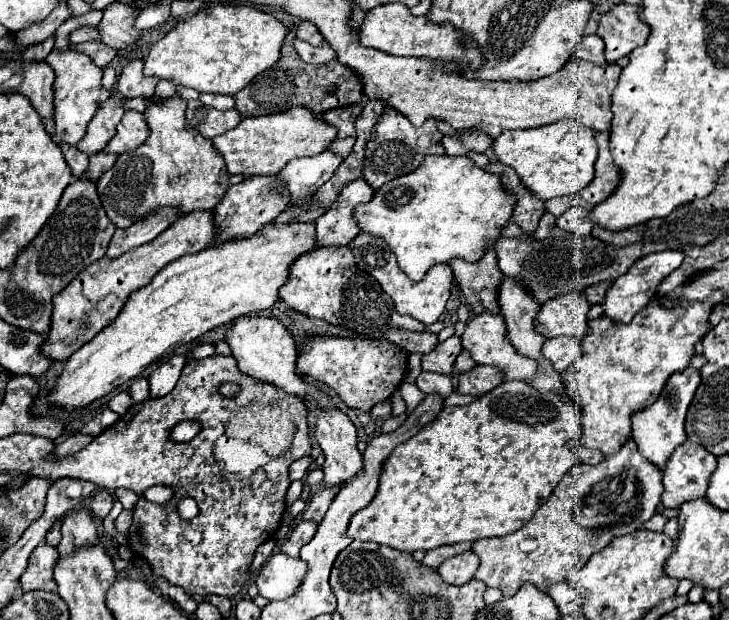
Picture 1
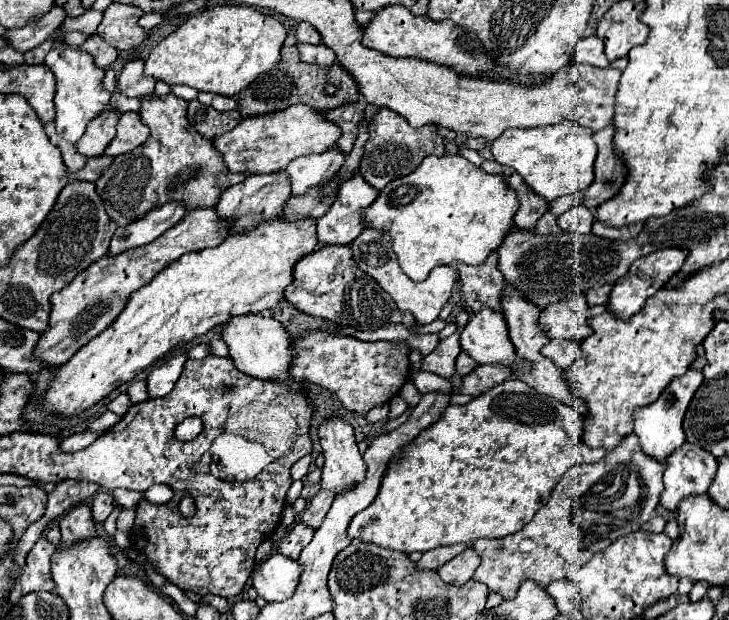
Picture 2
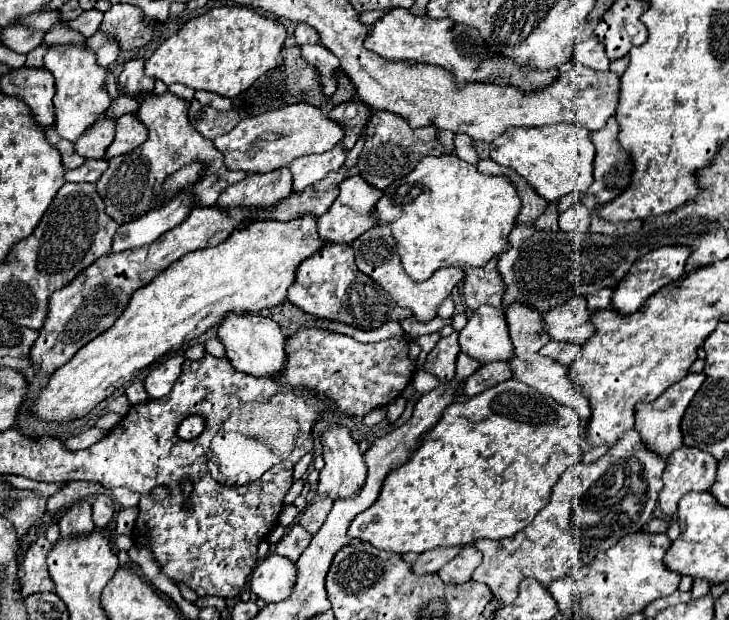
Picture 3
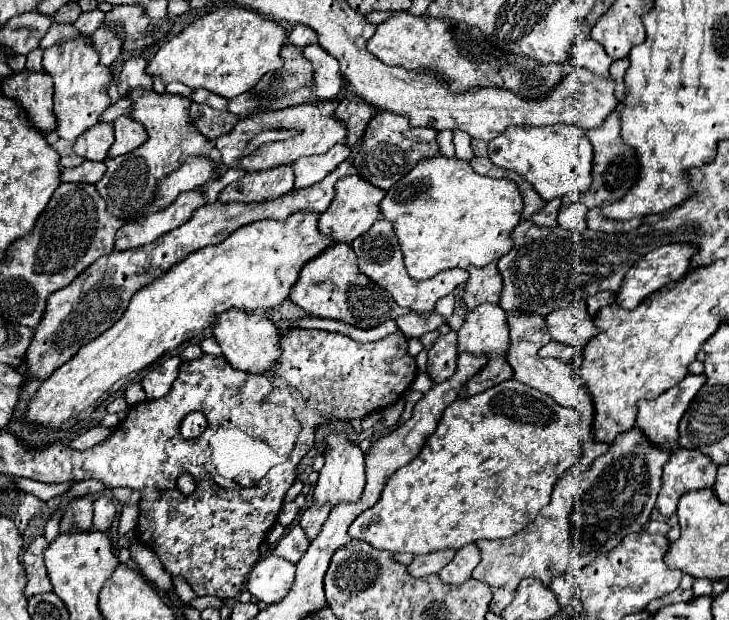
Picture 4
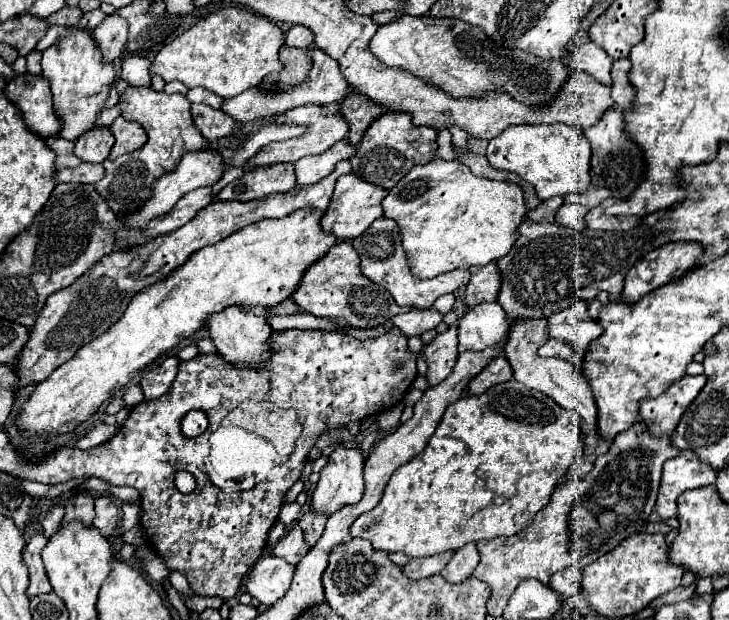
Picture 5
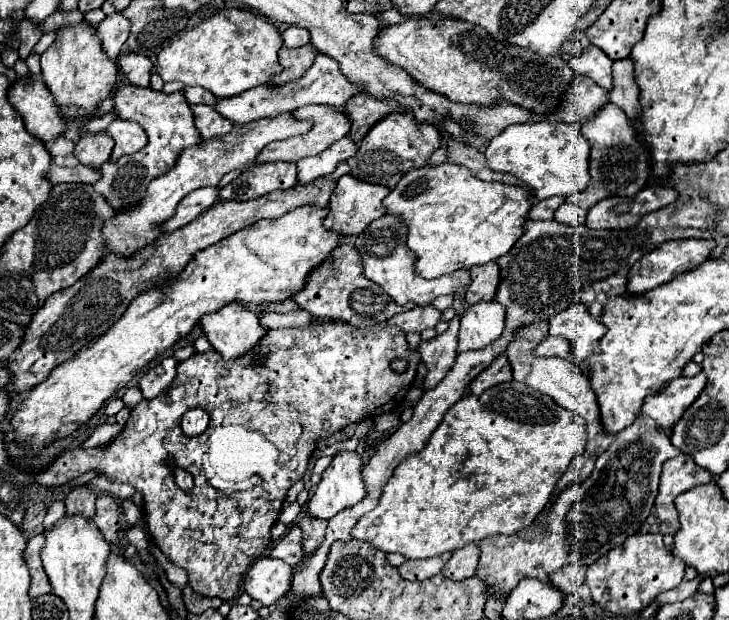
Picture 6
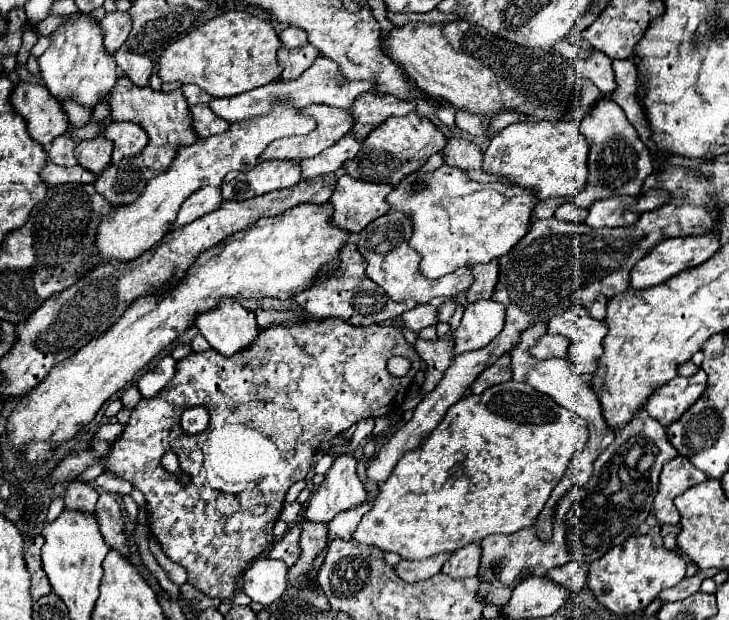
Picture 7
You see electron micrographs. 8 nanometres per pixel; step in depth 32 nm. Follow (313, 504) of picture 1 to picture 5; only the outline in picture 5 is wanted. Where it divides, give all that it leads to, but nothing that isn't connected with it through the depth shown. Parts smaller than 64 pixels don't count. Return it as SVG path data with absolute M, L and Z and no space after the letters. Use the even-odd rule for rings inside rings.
M306 512L306 514L300 518L298 526L300 526L302 532L304 532L306 546L312 548L312 546L320 540L320 536L322 536L322 532L324 532L326 516L320 516L320 514L314 514L314 512Z

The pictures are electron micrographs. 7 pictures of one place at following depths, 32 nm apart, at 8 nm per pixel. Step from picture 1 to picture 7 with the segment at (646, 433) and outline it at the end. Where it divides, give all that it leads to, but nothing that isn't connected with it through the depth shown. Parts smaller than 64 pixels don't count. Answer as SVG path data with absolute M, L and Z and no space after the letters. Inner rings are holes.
M698 370L694 376L676 376L664 388L658 388L646 402L646 412L656 418L662 426L678 420L704 392L706 374Z

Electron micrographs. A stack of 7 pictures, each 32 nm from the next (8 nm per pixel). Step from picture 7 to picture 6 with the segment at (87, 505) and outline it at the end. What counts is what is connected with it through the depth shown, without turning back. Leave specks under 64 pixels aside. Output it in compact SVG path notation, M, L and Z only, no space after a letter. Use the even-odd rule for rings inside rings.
M82 484L82 486L72 486L70 492L66 494L66 512L68 514L84 514L84 518L92 518L94 516L94 502L96 502L98 494Z

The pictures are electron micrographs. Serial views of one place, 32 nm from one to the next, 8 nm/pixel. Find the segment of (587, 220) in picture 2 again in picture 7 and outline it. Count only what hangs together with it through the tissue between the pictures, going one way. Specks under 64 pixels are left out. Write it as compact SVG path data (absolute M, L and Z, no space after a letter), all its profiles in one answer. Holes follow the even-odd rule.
M566 202L562 204L556 214L554 214L558 220L566 220L566 222L584 222L584 216L586 216L586 210L578 208L576 204L572 202Z

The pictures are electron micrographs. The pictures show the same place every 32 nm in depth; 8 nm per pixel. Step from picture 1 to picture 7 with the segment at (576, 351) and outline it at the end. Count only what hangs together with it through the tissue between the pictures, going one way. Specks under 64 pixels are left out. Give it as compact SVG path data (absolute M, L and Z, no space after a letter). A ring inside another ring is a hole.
M544 334L536 340L536 344L530 348L530 354L536 360L548 360L548 358L566 358L568 354L568 340L564 340L564 336L556 336L556 334Z

